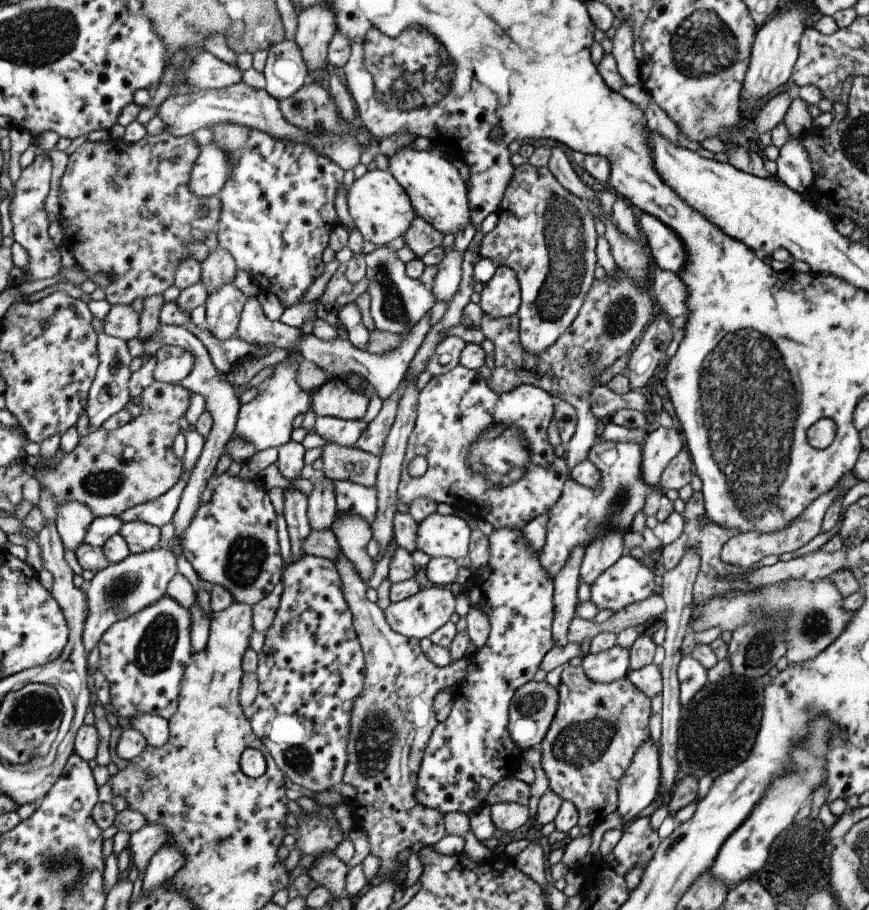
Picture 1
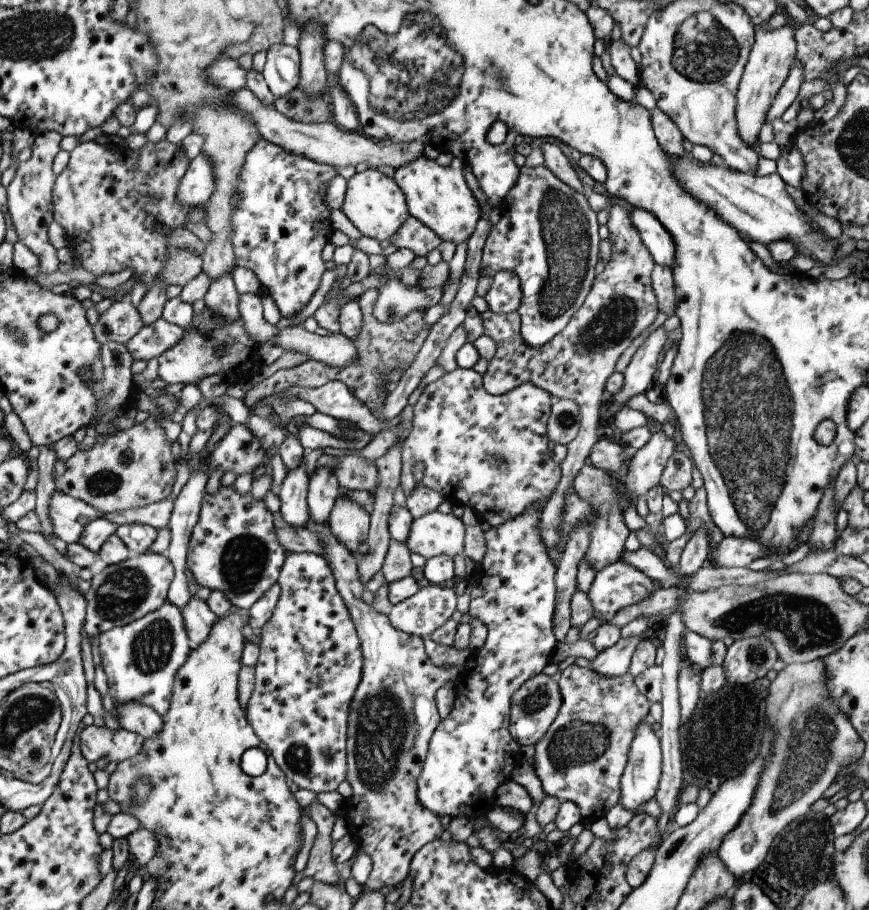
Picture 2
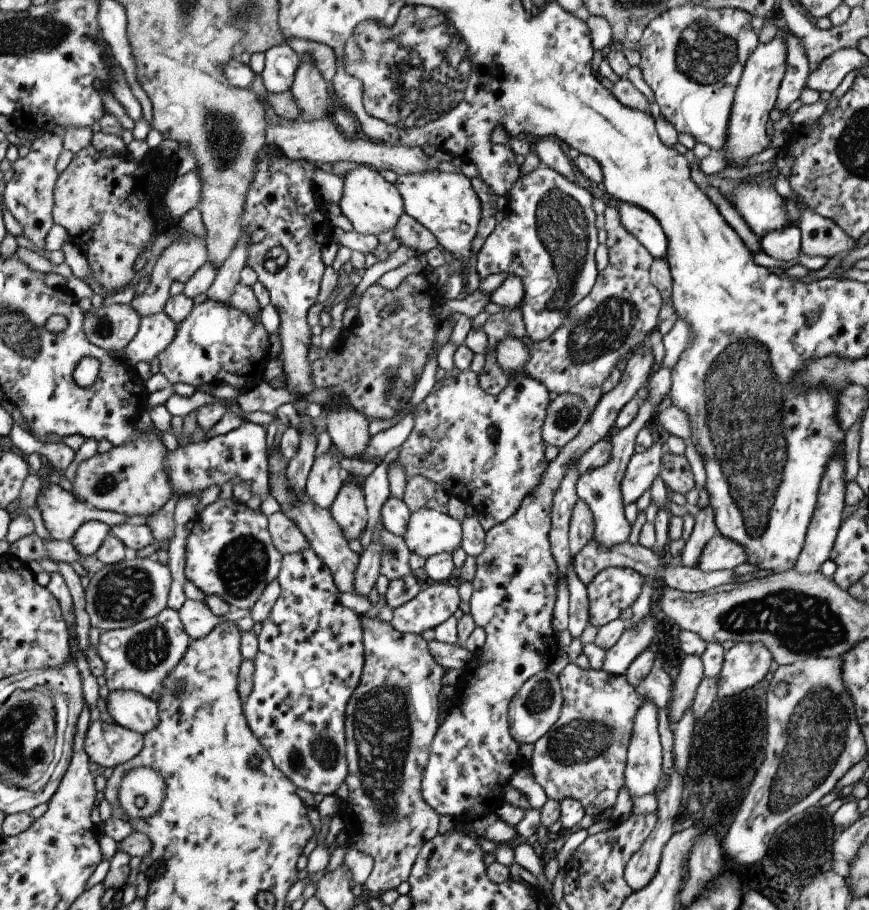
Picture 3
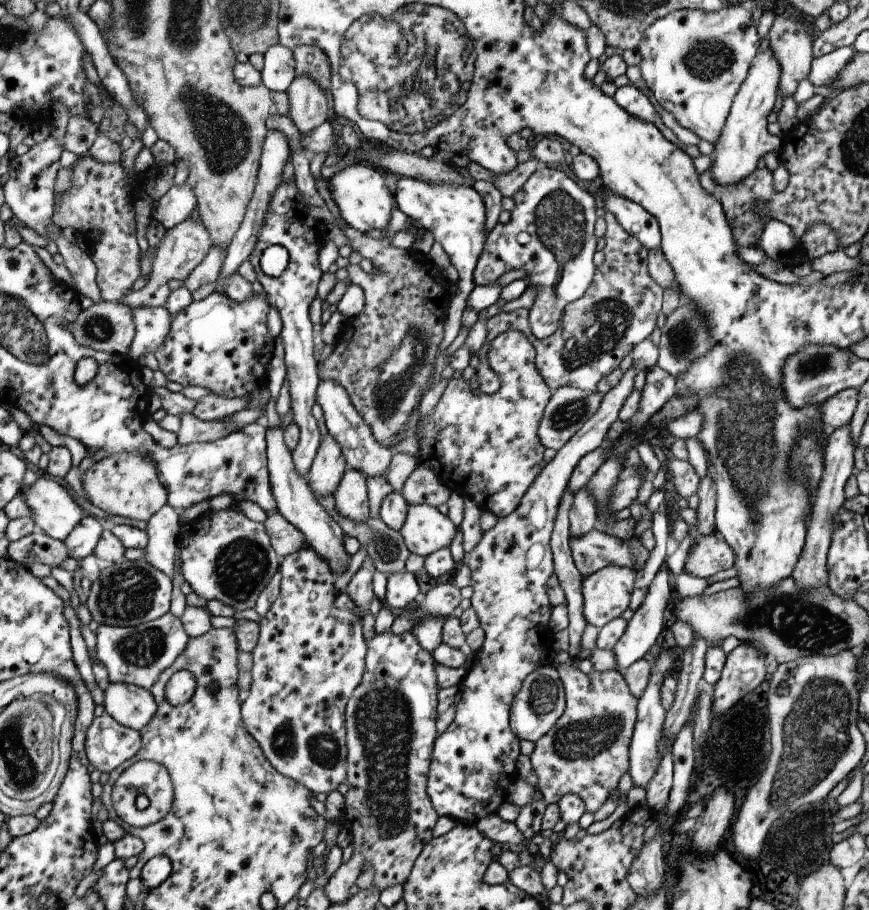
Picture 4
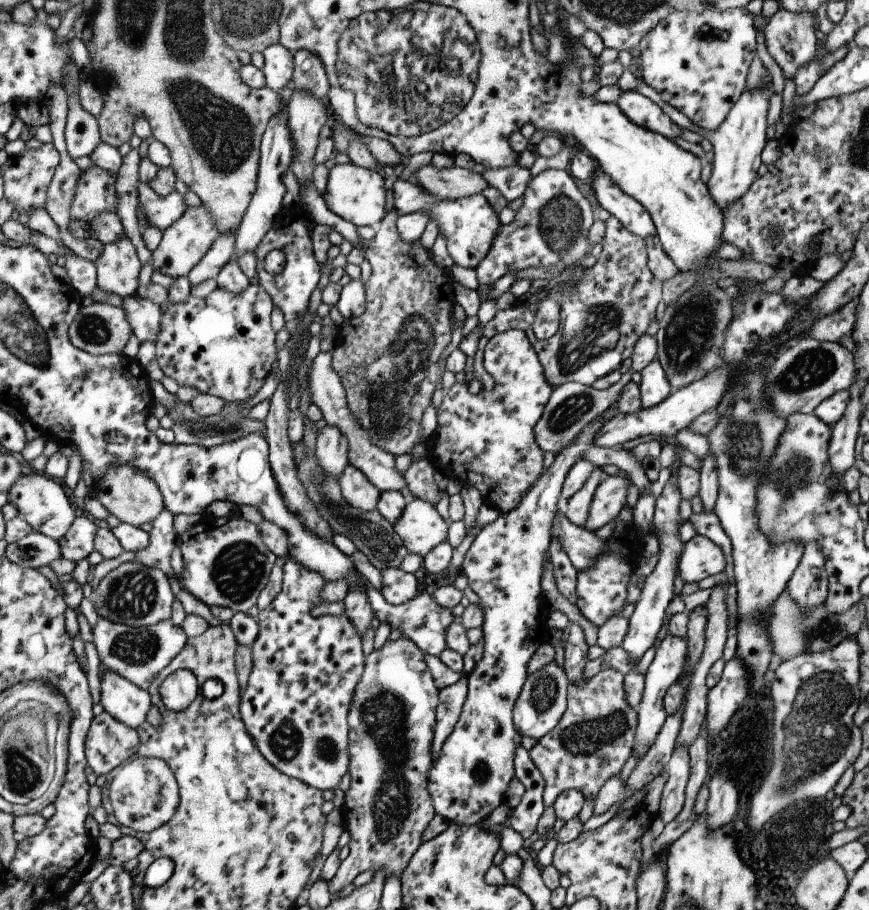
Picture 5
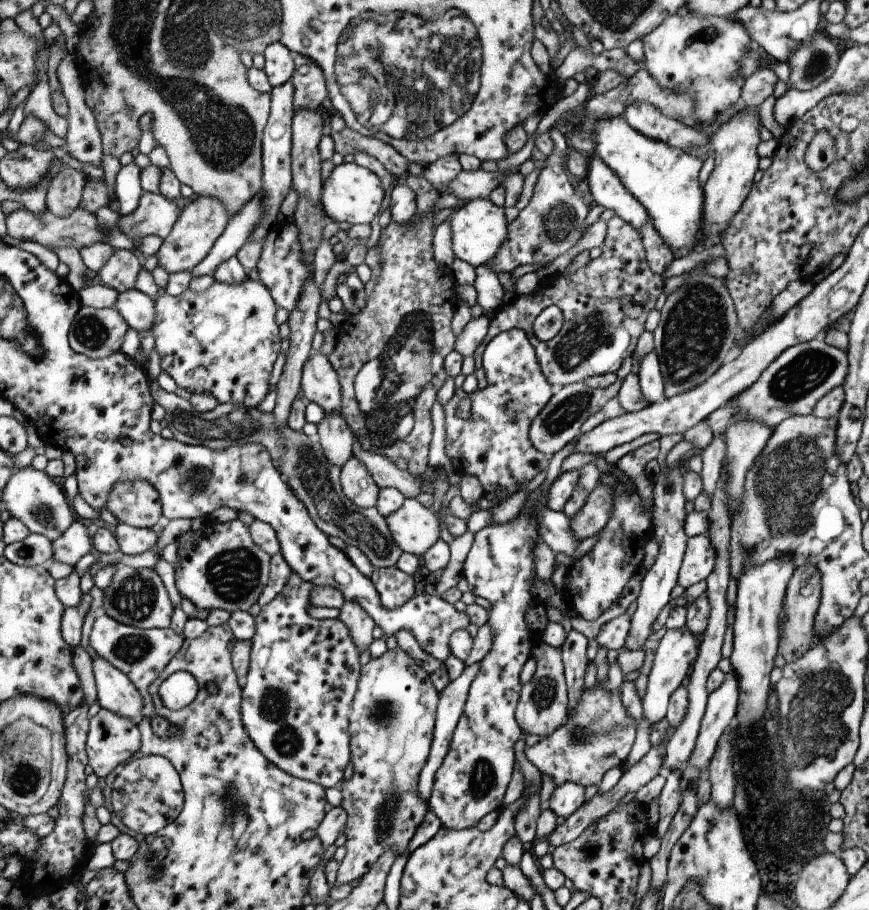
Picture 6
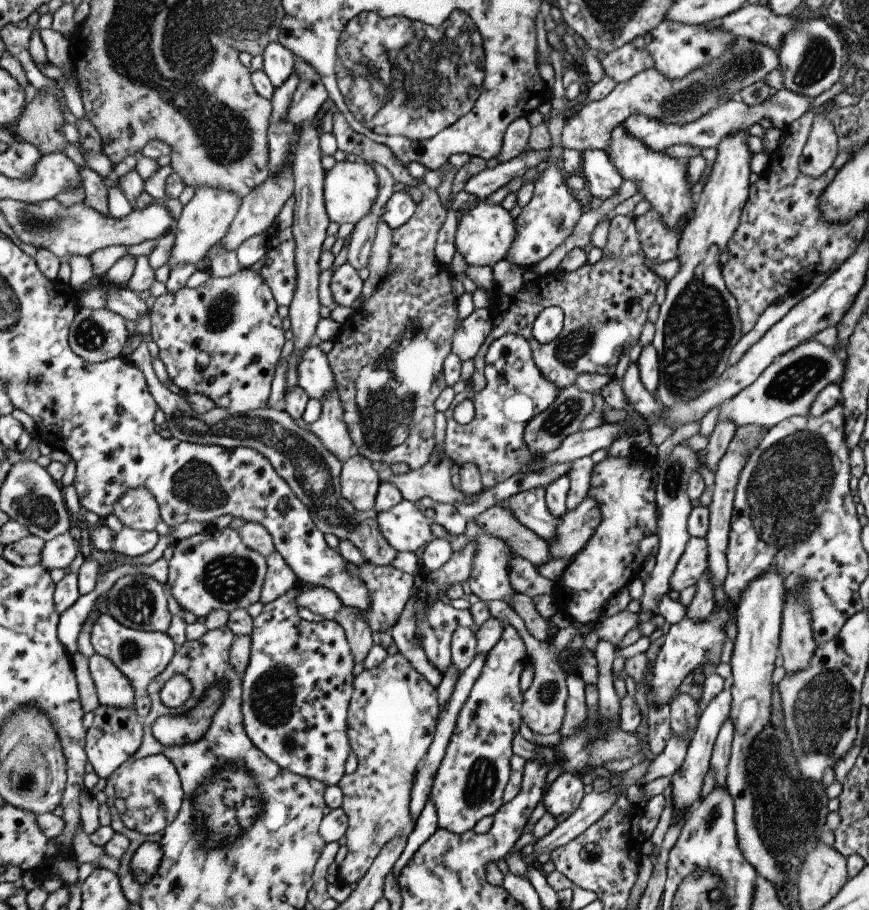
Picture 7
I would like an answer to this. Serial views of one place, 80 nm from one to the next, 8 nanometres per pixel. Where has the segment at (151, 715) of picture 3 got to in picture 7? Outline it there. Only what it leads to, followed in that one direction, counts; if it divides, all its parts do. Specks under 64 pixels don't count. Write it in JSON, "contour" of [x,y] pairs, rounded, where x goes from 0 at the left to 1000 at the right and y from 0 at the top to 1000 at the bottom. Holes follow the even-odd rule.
{"contour":[[[108,718],[100,725],[100,734],[114,775],[154,780],[155,763],[148,747],[123,723]]]}

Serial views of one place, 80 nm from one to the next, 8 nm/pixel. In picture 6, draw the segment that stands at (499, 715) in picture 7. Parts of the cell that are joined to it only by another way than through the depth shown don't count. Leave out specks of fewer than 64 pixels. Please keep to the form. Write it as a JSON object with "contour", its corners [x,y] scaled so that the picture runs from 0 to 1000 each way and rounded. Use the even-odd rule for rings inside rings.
{"contour":[[[606,556],[606,558],[600,558],[600,560],[597,560],[597,565],[593,567],[593,571],[588,571],[588,574],[581,574],[581,576],[562,577],[559,580],[554,580],[550,585],[547,585],[544,598],[542,598],[542,602],[540,602],[540,607],[537,607],[537,611],[533,618],[530,634],[536,637],[539,649],[547,656],[551,655],[557,657],[564,664],[564,668],[560,670],[559,686],[562,686],[562,688],[567,691],[568,696],[565,702],[565,712],[551,727],[551,735],[549,736],[549,741],[547,741],[547,745],[544,745],[540,752],[539,763],[536,766],[535,775],[532,779],[532,785],[528,787],[524,803],[521,804],[519,814],[517,815],[514,829],[510,831],[510,835],[507,835],[507,840],[505,840],[505,845],[501,846],[496,869],[494,877],[491,877],[491,885],[494,886],[494,889],[501,895],[501,897],[505,899],[505,902],[511,910],[517,910],[520,912],[534,912],[535,910],[547,909],[549,908],[550,902],[560,893],[565,892],[566,890],[574,890],[578,886],[578,879],[580,877],[582,866],[586,863],[588,853],[590,851],[591,819],[597,811],[597,808],[601,805],[600,802],[597,802],[597,798],[593,796],[591,789],[593,776],[595,775],[597,758],[601,754],[597,748],[597,741],[605,725],[611,723],[611,711],[617,707],[617,704],[620,704],[614,695],[609,692],[609,689],[605,688],[604,684],[604,670],[611,660],[617,659],[613,655],[611,655],[611,642],[616,640],[617,634],[616,611],[611,611],[611,607],[613,607],[616,598],[620,596],[620,585],[618,585],[618,580],[616,580],[616,567],[611,567],[611,563],[616,563],[616,560],[611,560],[609,556]]]}

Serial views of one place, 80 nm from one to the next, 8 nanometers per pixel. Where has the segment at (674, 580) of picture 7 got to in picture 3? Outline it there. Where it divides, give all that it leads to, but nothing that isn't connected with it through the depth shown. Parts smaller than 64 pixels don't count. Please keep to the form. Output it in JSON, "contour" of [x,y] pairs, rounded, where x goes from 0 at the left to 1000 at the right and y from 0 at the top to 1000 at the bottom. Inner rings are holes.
{"contour":[[[825,585],[810,598],[800,623],[809,629],[841,627],[855,618],[858,618],[855,602]]]}

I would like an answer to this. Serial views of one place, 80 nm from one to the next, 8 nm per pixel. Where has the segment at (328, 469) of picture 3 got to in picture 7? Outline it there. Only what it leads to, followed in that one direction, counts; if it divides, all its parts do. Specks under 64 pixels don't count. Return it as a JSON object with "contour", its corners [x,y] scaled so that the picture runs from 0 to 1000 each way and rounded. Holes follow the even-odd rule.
{"contour":[[[381,429],[369,440],[367,459],[351,468],[391,509],[402,504],[407,496],[406,486],[402,481],[399,468],[394,462],[394,448],[388,431]]]}

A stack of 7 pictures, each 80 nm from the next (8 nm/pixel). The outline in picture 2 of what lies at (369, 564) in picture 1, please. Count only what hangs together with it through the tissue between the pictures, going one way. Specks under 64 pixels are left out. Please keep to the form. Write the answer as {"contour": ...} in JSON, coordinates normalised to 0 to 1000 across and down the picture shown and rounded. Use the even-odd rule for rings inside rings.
{"contour":[[[391,543],[381,557],[375,576],[390,596],[394,596],[406,609],[423,588],[423,563],[410,552]]]}

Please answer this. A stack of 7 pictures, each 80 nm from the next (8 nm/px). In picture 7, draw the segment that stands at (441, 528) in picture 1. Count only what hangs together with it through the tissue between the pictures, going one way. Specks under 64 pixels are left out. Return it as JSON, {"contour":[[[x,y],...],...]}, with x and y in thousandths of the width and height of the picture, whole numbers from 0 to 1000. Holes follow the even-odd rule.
{"contour":[[[465,548],[455,557],[434,564],[434,580],[443,596],[456,607],[480,609],[480,602],[489,601],[498,591],[496,576],[491,562]]]}

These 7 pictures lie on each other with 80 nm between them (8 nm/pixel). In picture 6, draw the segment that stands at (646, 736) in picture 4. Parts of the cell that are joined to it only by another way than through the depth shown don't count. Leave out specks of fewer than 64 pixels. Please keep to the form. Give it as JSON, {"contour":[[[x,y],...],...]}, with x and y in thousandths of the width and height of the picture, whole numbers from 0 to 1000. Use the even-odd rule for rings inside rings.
{"contour":[[[789,689],[781,692],[770,692],[763,697],[763,701],[754,708],[751,730],[745,742],[745,752],[741,765],[738,767],[738,789],[743,791],[747,800],[756,796],[758,791],[766,789],[766,779],[772,760],[779,754],[788,751],[789,743],[793,741],[795,730],[802,721],[806,701],[800,701]]]}

